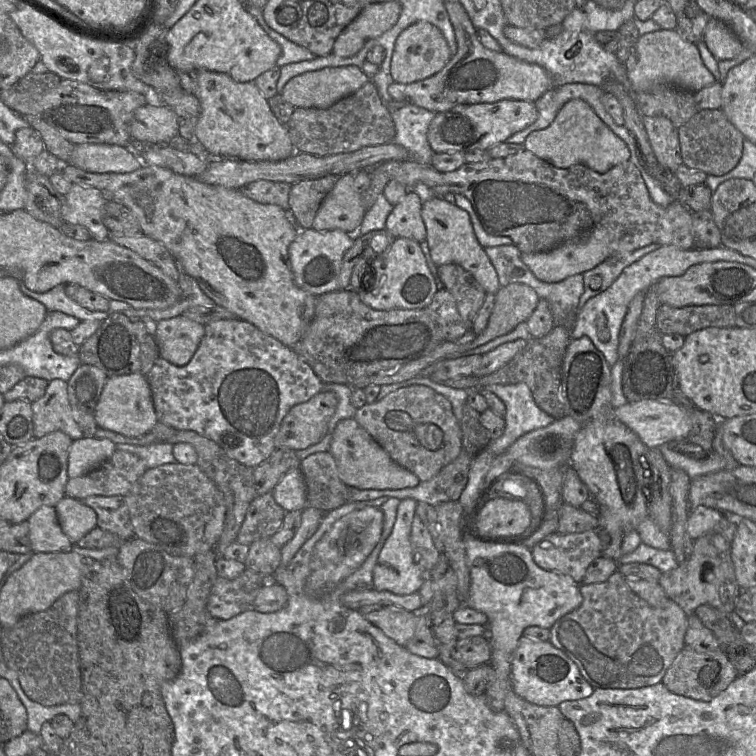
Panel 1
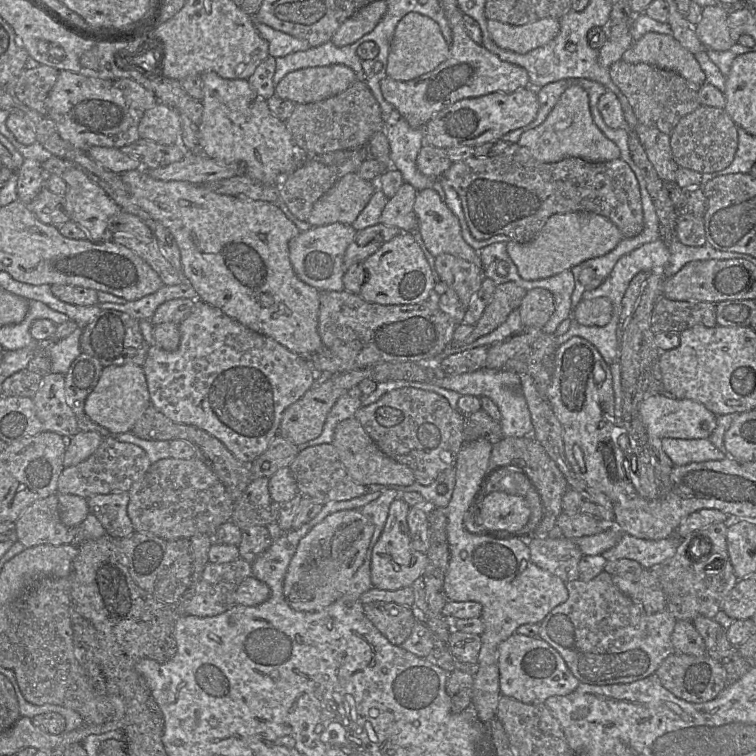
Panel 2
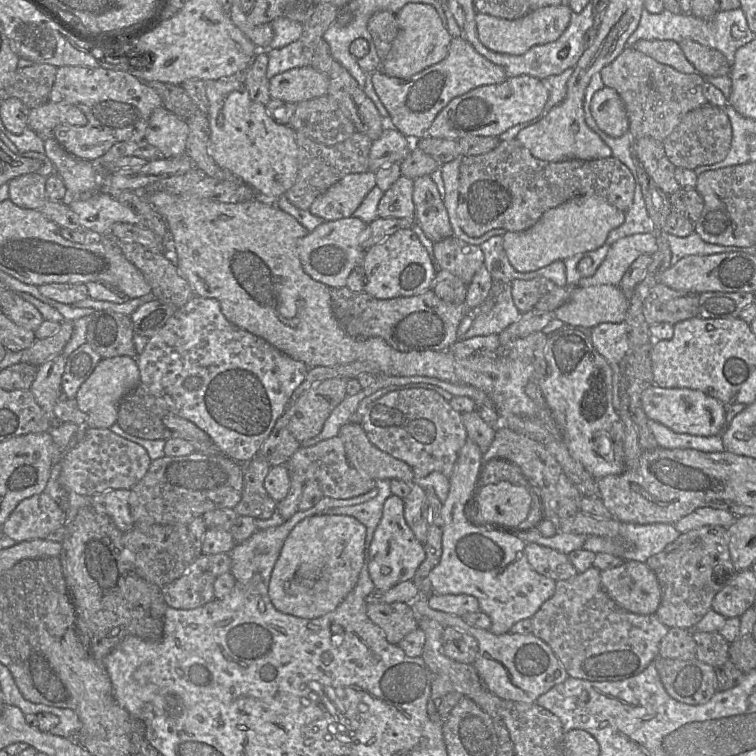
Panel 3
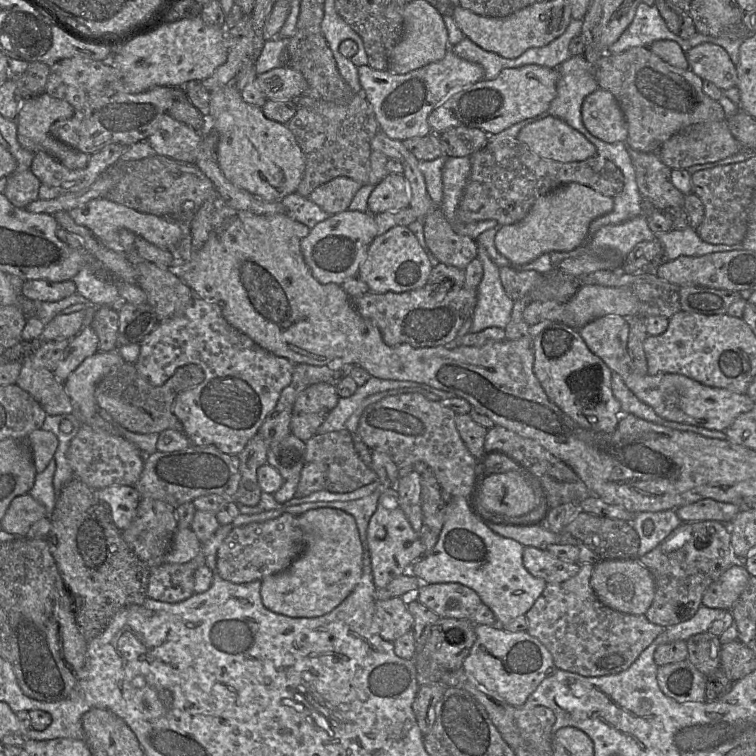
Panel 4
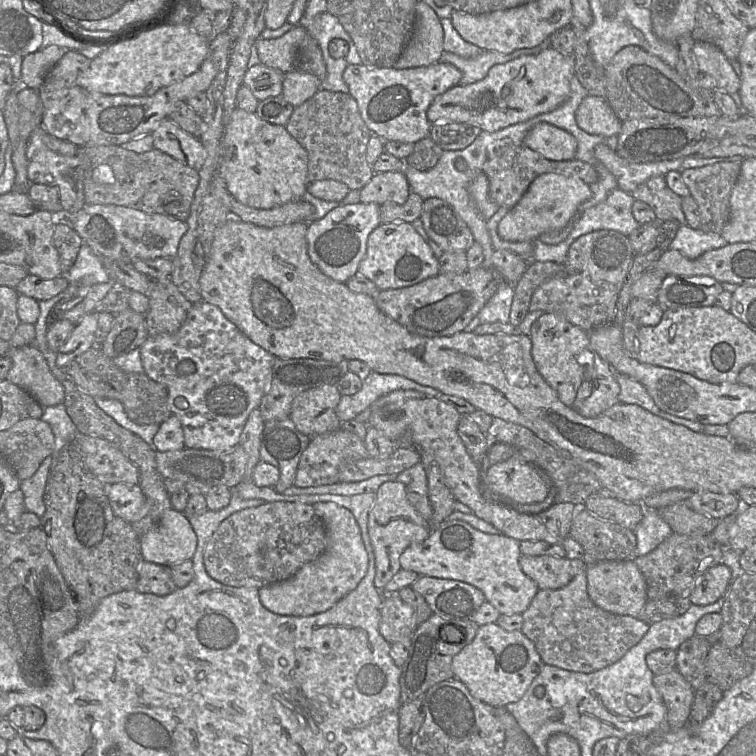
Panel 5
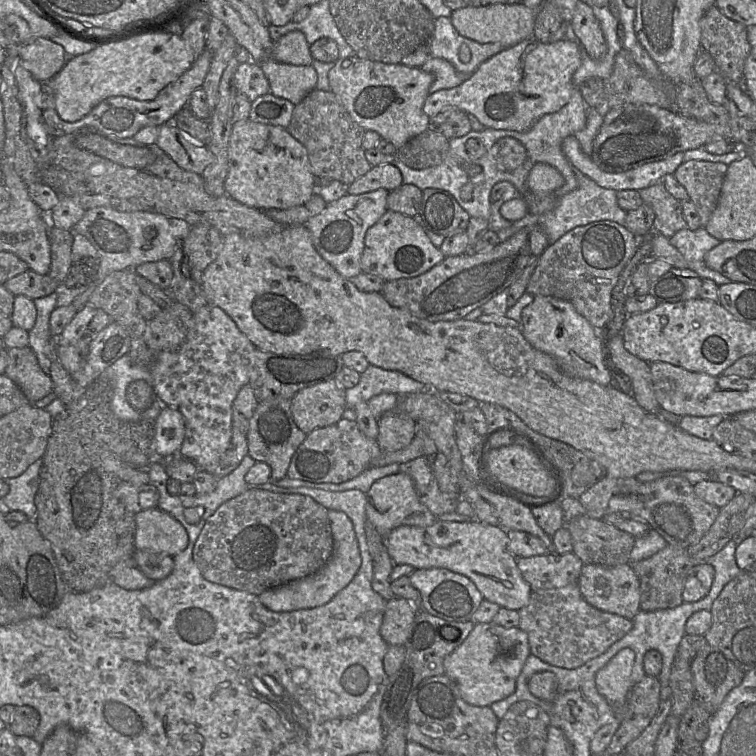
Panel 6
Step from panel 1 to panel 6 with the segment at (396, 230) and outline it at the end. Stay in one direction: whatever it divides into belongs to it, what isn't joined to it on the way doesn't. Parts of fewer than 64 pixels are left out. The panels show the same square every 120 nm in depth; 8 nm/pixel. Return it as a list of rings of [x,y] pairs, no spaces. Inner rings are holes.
[[[393,164],[372,166],[363,176],[356,179],[348,186],[347,193],[358,195],[383,188],[392,191],[403,184],[399,169]]]

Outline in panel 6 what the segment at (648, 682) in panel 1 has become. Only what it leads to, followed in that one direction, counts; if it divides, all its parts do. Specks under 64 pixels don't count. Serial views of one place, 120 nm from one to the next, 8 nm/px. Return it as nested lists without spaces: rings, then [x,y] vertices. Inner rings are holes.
[[[577,583],[562,588],[532,591],[528,604],[518,612],[520,617],[518,627],[528,635],[531,654],[551,665],[567,669],[578,668],[602,655],[633,627],[632,619],[604,612],[590,605],[582,596]]]

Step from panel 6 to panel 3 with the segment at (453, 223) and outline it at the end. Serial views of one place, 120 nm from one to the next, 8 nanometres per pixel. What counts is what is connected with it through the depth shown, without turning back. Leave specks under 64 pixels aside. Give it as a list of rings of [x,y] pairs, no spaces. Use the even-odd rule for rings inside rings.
[[[455,235],[434,242],[433,254],[437,269],[451,272],[467,286],[484,266],[484,253],[480,246],[469,244]]]

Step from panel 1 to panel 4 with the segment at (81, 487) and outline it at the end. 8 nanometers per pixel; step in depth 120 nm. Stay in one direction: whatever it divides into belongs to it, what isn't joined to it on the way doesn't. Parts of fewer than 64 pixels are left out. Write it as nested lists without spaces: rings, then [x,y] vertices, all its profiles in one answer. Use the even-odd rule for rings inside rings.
[[[82,424],[70,443],[67,459],[74,477],[98,490],[110,486],[134,486],[142,474],[145,456],[139,448],[122,436],[110,435]]]

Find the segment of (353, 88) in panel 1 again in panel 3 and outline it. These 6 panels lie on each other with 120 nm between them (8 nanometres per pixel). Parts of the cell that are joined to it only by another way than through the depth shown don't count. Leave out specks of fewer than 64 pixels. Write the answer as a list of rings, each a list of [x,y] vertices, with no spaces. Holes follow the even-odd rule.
[[[310,66],[293,68],[269,79],[272,99],[299,103],[327,95],[329,79]]]

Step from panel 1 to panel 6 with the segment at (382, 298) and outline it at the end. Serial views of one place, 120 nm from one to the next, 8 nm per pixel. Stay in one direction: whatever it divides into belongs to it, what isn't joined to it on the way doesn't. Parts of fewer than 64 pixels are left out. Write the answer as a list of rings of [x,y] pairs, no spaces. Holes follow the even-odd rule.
[[[387,210],[365,234],[360,266],[363,273],[389,282],[422,275],[444,258],[442,251],[432,244],[423,227],[413,217]]]

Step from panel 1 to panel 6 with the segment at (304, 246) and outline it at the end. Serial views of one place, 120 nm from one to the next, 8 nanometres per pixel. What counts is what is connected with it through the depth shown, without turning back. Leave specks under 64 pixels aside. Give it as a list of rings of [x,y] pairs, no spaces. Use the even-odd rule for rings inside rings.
[[[383,188],[358,195],[347,193],[328,203],[321,213],[311,217],[306,223],[318,253],[344,278],[351,279],[362,272],[360,259],[364,237],[367,230],[387,211],[388,194],[389,191]]]

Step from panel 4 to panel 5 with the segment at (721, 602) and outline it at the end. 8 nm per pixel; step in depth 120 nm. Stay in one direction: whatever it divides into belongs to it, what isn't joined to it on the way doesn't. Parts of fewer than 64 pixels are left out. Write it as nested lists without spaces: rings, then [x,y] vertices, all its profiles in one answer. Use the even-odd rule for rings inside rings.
[[[722,563],[712,566],[696,580],[690,601],[699,606],[712,604],[727,592],[731,582],[729,567]]]

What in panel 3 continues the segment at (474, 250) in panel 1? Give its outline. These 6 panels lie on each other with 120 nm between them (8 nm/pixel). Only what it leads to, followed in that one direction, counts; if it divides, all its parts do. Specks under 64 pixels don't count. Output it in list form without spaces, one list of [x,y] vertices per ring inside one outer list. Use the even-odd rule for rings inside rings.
[[[430,176],[414,180],[412,199],[415,222],[433,243],[454,235],[444,201]]]

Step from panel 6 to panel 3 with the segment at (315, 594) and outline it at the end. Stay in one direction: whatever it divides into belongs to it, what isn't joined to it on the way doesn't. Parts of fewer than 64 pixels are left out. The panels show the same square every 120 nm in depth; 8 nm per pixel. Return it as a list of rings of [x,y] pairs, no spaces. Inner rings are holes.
[[[347,515],[308,516],[291,530],[273,567],[268,595],[280,612],[319,618],[346,598],[358,581],[364,562],[366,527]]]

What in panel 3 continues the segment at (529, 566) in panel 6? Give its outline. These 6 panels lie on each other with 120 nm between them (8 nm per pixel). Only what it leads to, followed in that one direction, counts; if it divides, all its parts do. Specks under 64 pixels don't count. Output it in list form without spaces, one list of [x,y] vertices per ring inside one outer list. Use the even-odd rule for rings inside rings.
[[[526,543],[525,553],[532,568],[539,574],[554,581],[566,580],[578,571],[568,555],[536,543]]]

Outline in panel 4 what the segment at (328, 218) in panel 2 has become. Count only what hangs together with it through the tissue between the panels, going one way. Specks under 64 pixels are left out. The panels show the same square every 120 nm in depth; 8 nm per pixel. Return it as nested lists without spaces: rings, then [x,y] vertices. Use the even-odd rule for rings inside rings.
[[[344,176],[336,177],[315,188],[308,198],[329,215],[348,210],[363,184]]]

